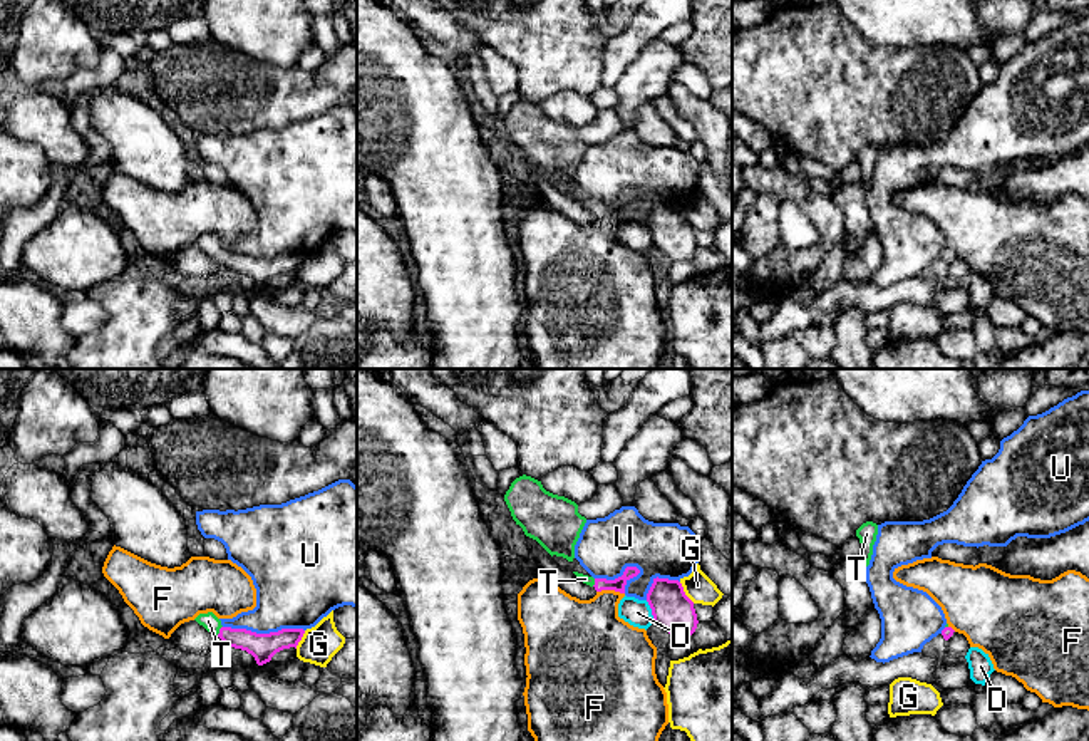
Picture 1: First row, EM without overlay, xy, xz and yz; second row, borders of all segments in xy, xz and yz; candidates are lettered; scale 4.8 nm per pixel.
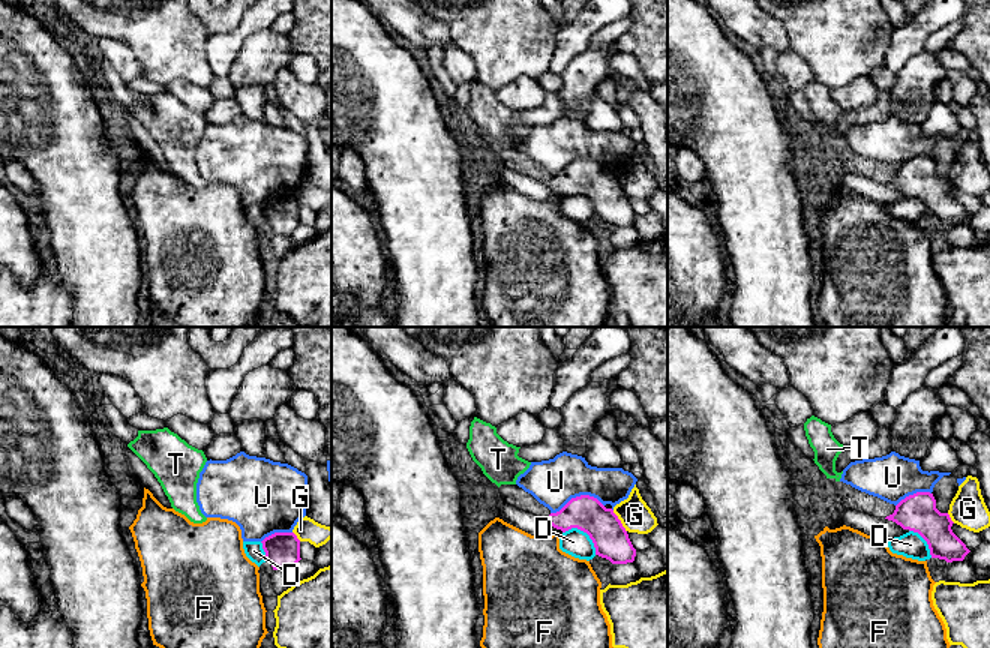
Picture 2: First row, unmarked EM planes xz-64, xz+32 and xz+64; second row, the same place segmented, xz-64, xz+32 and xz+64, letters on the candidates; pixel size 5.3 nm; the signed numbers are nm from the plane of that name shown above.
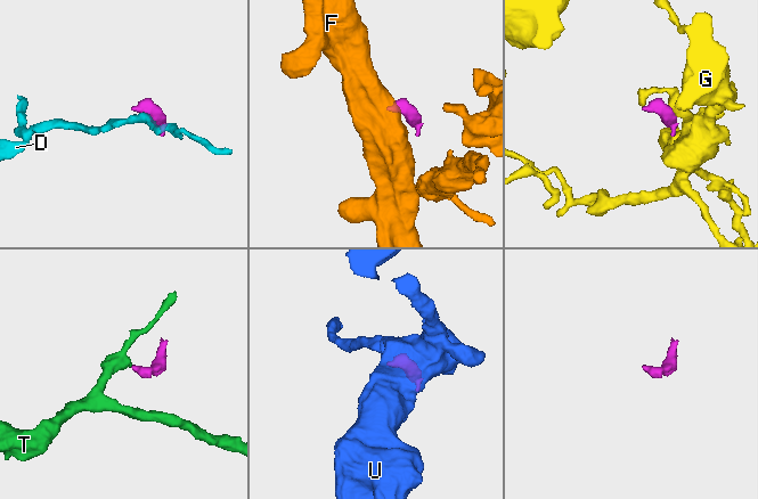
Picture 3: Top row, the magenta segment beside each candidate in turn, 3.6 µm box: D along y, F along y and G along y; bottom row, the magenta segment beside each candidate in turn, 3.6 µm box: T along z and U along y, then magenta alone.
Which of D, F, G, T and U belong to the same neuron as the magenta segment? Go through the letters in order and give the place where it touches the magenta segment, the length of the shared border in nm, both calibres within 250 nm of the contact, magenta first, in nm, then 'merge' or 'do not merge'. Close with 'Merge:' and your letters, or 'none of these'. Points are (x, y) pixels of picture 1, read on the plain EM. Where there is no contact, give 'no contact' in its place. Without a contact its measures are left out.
D: meets magenta in xz at (652, 235); contact 110 nm long; 190 nm thick on the magenta side, 130 nm on the other; do not merge
F: meets magenta in xz at (610, 213); contact 140 nm long; 70 nm thick on the magenta side, 340 nm on the other; do not merge
G: meets magenta in xz at (684, 217); contact 130 nm long; 190 nm thick on the magenta side, 140 nm on the other; do not merge
T: meets magenta in xy at (220, 255); contact 50 nm long; 130 nm thick on the magenta side, 80 nm on the other; merge
U: meets magenta in xy at (263, 259); contact 400 nm long; 130 nm thick on the magenta side, 360 nm on the other; do not merge
Merge: T

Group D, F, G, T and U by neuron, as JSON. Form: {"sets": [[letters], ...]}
{"sets": [["D"], ["F"], ["G"], ["T"], ["U"]]}

